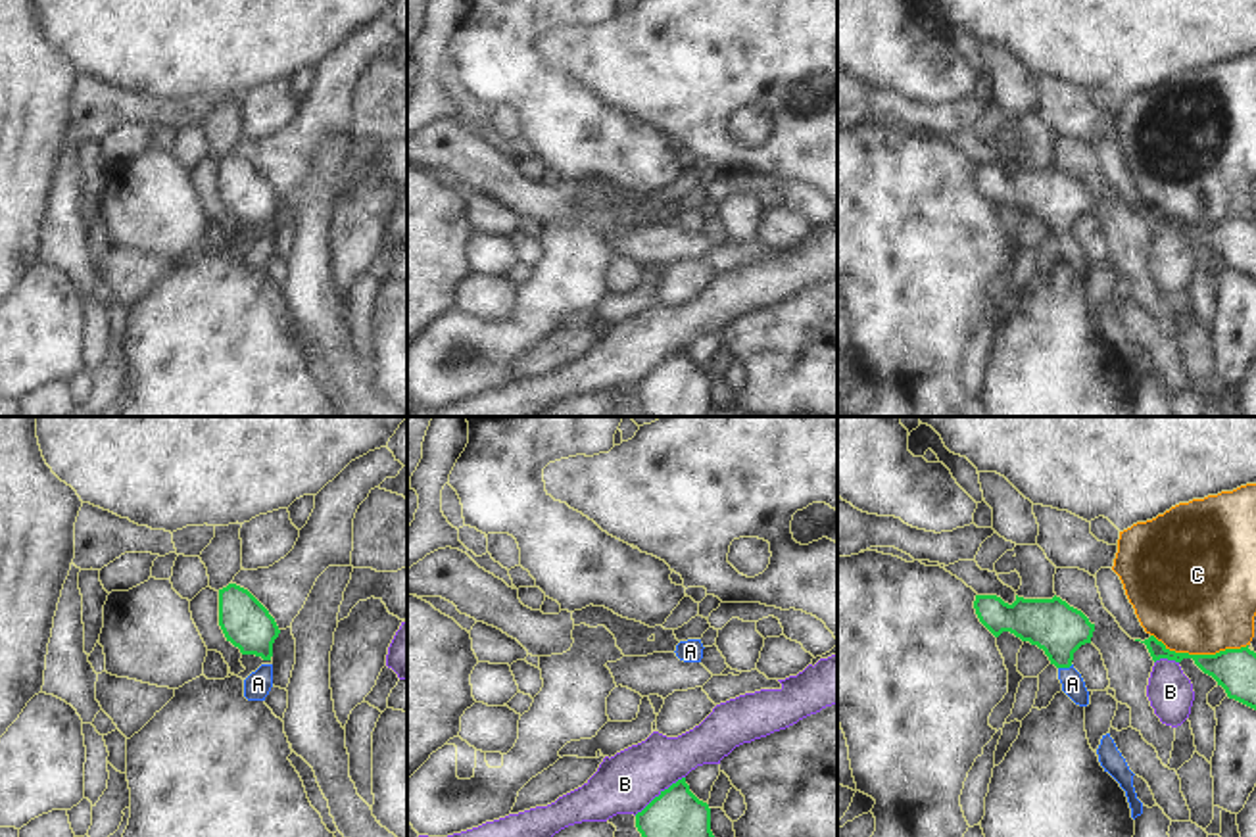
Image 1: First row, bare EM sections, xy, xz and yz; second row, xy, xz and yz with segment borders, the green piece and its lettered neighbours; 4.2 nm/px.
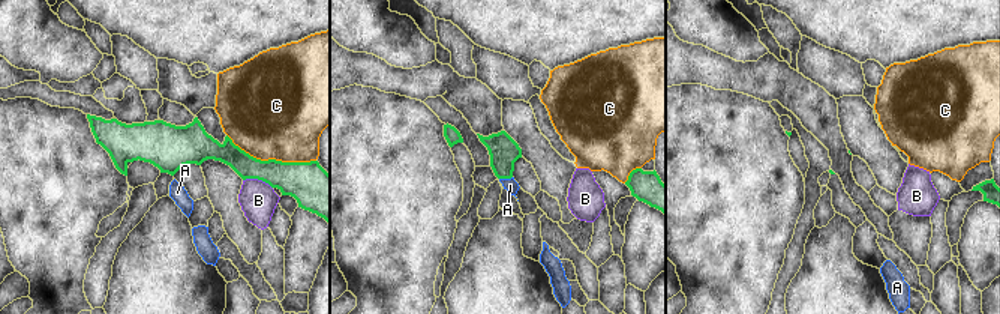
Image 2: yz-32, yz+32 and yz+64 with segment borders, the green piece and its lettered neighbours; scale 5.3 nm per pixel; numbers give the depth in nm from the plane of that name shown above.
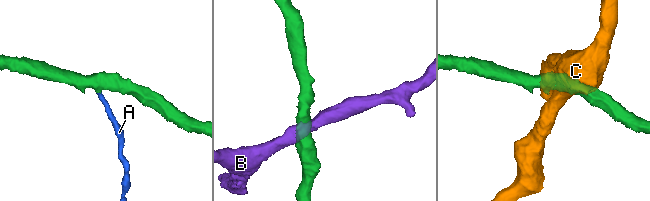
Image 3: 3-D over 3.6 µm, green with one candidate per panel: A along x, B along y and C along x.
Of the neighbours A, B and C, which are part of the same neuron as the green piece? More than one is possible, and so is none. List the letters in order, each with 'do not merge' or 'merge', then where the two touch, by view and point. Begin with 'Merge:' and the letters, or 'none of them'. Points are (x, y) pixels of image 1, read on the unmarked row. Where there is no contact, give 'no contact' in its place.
Merge: A
A: merge; meets green in yz at (1064, 237)
B: do not merge; meets green in xz at (661, 363)
C: do not merge; meets green in yz at (1199, 225)

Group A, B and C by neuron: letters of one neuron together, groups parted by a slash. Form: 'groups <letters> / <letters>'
groups A / B / C

